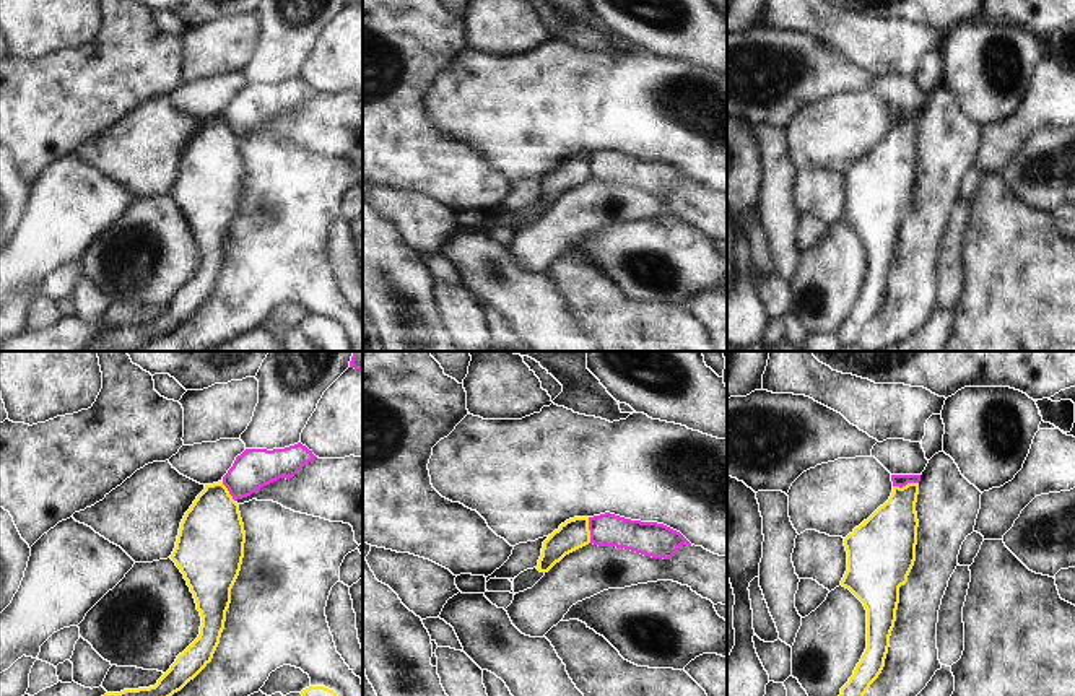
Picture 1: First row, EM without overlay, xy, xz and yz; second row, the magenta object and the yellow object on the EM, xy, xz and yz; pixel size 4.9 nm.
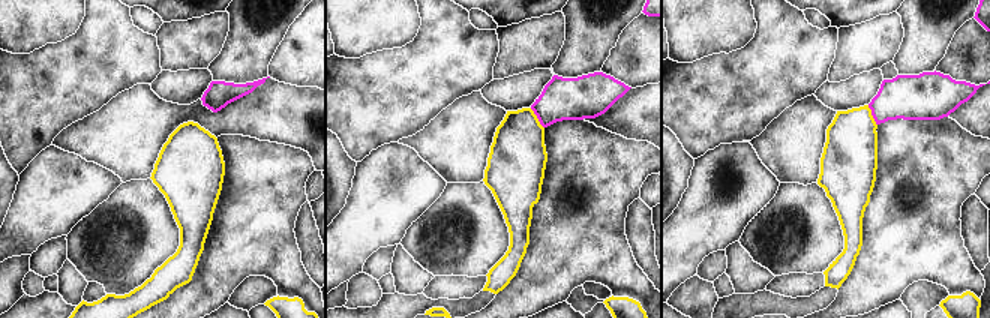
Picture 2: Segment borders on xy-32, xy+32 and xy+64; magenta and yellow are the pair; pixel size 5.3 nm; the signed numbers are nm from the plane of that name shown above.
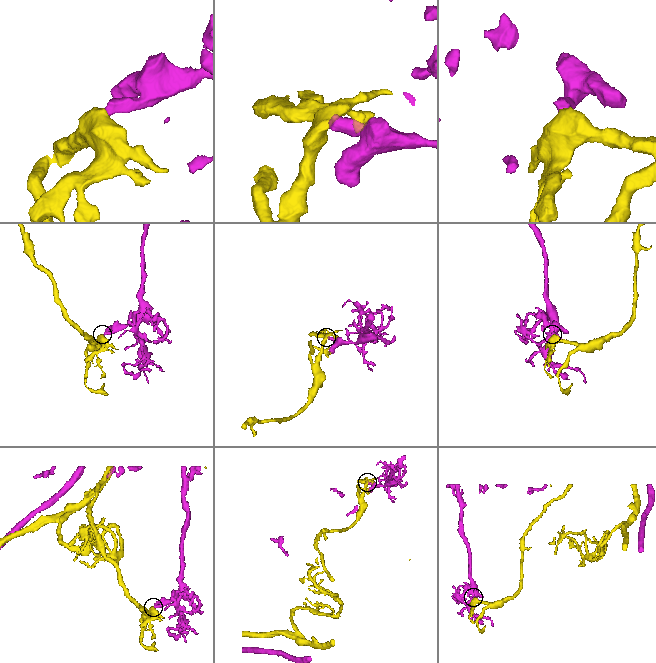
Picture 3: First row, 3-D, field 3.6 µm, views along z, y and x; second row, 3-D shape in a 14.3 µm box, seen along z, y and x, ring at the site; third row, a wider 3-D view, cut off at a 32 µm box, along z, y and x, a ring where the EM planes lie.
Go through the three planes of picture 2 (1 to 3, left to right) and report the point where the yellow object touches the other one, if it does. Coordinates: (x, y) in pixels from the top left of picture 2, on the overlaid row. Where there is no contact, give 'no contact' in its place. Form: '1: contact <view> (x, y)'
1: no contact
2: contact xy+32 (537, 117)
3: contact xy+64 (872, 114)

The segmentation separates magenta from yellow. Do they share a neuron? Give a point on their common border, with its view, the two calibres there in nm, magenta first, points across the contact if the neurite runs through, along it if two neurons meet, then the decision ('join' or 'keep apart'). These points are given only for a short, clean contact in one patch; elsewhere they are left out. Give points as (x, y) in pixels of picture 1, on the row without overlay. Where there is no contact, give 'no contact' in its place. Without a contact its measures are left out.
contact xz (591, 166); calibres 160 and 150 nm; border xz (587, 153), (591, 178); keep apart

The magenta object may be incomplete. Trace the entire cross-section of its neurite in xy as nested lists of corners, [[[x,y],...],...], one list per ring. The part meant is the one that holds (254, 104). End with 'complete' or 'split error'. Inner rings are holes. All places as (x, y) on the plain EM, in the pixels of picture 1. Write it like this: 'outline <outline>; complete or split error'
outline [[[301,78],[285,85],[246,85],[223,112],[234,137],[280,115],[293,114],[316,91]]]; complete

